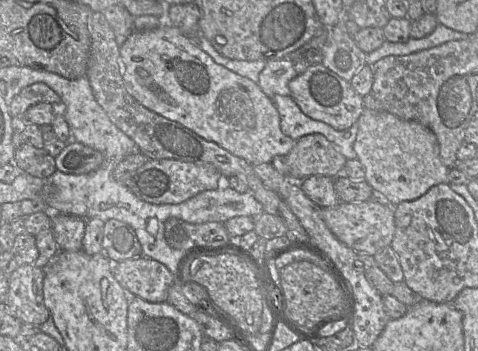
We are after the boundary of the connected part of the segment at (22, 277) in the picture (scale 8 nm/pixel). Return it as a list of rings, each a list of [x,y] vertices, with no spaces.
[[[35,265],[19,266],[8,276],[9,290],[4,305],[8,312],[22,324],[27,323],[40,326],[50,317],[49,309],[44,302],[43,280],[44,269]]]

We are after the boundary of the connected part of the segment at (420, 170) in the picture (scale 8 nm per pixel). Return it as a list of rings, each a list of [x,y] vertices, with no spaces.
[[[364,109],[358,121],[357,137],[353,149],[365,170],[365,181],[374,193],[396,206],[402,201],[416,200],[431,187],[448,183],[449,168],[440,159],[440,148],[436,135],[419,122],[404,120],[391,113]]]

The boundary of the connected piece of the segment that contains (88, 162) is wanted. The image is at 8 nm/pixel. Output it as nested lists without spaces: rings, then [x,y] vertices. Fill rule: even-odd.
[[[78,142],[66,144],[54,158],[56,170],[72,175],[94,172],[104,161],[101,152]]]

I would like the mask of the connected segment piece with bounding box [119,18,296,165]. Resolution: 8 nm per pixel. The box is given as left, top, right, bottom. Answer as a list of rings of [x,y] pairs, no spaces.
[[[159,18],[160,26],[148,31],[133,31],[125,42],[119,47],[119,53],[122,65],[122,78],[127,92],[142,106],[148,110],[175,121],[190,129],[206,141],[214,142],[221,148],[225,149],[234,156],[237,156],[251,165],[262,163],[271,163],[275,156],[286,156],[293,148],[295,141],[285,135],[280,127],[280,115],[273,104],[272,100],[264,94],[261,88],[253,81],[246,77],[242,77],[227,68],[217,64],[203,50],[201,50],[193,41],[184,36],[176,27],[166,21],[166,18]]]

